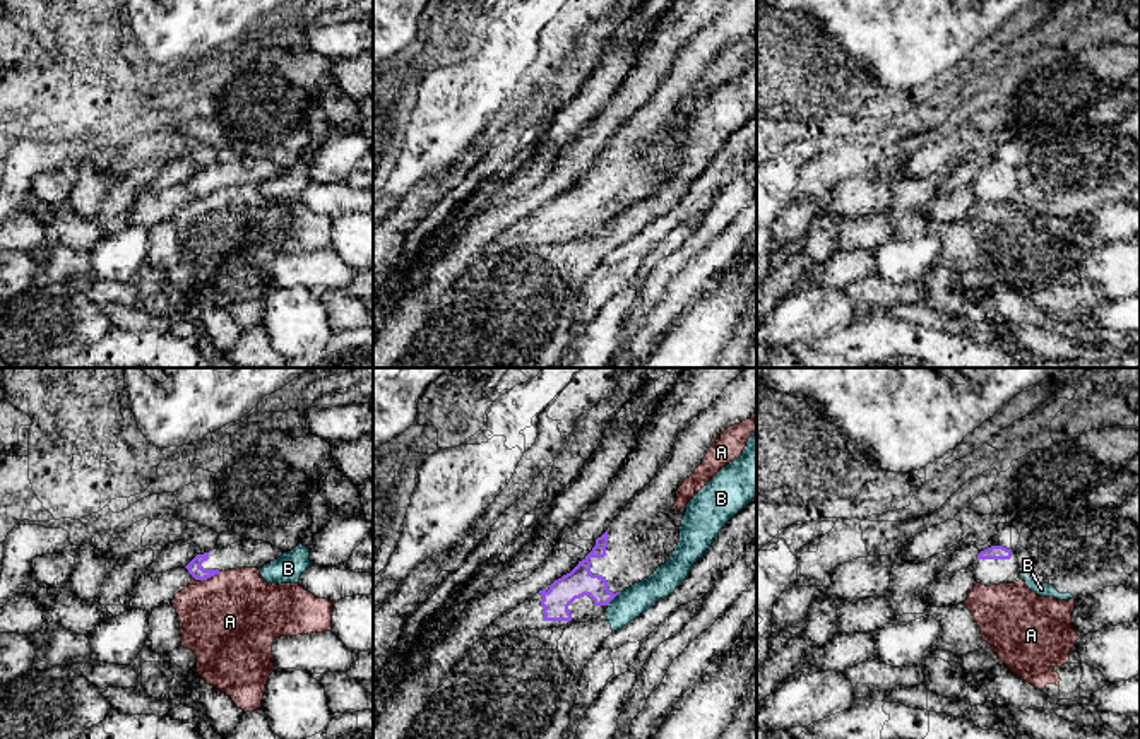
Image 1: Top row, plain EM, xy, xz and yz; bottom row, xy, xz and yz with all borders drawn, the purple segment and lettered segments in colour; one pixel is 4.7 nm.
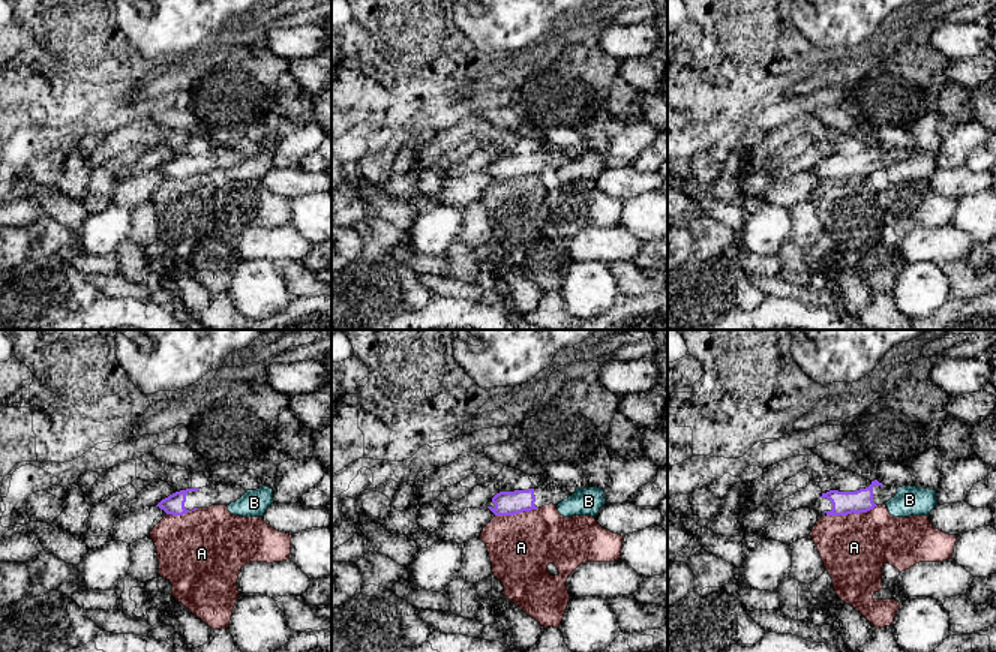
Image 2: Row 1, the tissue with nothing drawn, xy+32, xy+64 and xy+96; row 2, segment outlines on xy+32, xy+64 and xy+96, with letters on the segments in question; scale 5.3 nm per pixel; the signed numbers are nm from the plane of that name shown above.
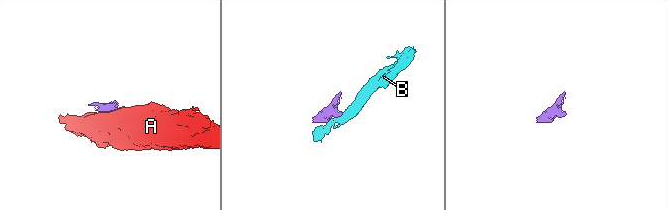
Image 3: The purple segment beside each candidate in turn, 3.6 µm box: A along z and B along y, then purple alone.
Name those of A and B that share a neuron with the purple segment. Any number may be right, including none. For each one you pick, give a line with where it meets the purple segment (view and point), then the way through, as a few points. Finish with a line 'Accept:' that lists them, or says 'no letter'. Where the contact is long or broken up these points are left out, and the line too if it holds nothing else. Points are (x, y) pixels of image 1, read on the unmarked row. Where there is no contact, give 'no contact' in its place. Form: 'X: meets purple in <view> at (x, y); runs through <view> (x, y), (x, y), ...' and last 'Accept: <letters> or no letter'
Accept: no letter

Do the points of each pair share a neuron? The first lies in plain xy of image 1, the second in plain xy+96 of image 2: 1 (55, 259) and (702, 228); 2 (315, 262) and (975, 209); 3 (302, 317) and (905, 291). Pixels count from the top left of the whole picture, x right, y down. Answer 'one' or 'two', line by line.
1: one
2: two
3: one

